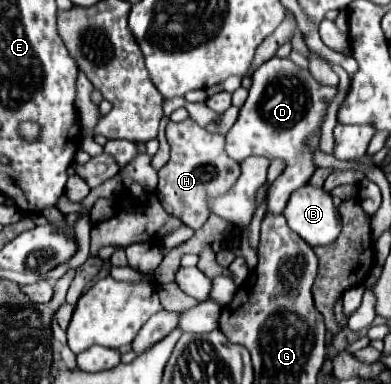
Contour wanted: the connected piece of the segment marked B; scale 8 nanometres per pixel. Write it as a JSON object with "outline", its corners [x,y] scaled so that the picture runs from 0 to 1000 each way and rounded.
{"outline":[[[780,479],[744,505],[724,563],[734,568],[739,594],[790,641],[836,641],[872,604],[867,552],[847,505],[795,479]]]}

